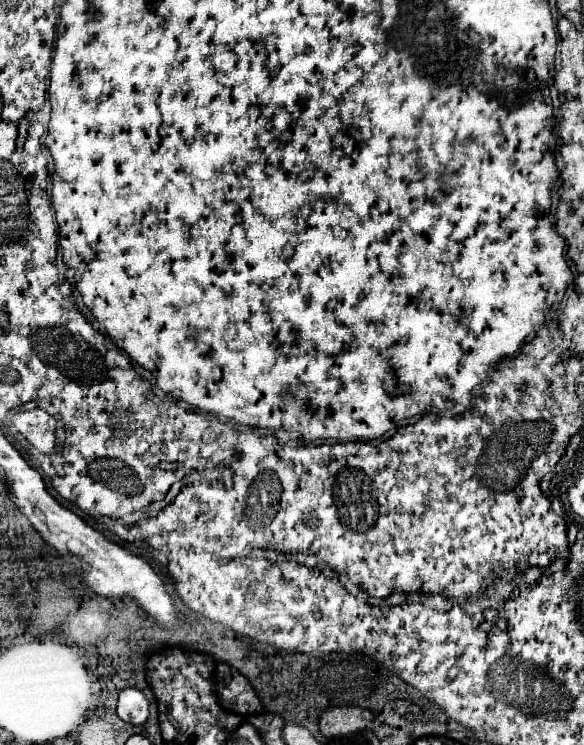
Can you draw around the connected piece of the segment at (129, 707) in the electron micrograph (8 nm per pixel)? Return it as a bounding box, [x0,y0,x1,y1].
[117,689,149,725]

